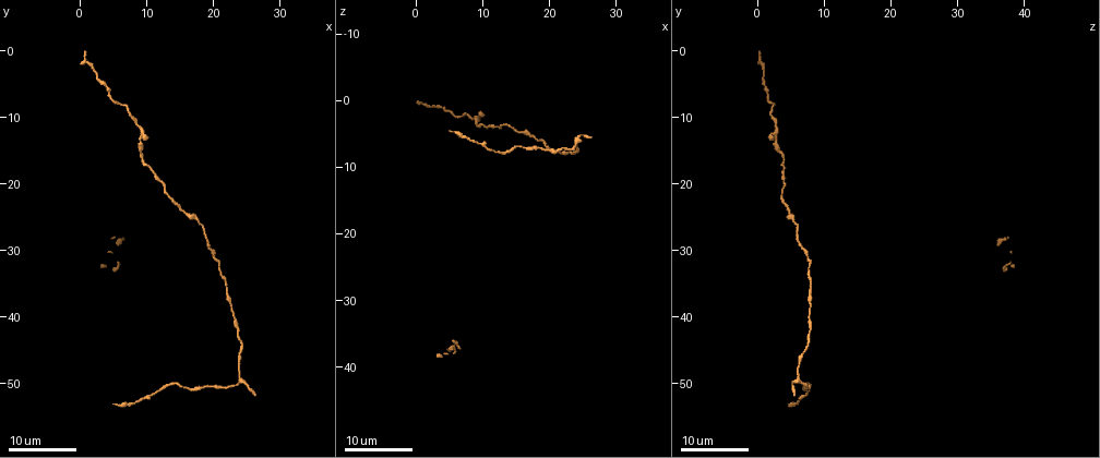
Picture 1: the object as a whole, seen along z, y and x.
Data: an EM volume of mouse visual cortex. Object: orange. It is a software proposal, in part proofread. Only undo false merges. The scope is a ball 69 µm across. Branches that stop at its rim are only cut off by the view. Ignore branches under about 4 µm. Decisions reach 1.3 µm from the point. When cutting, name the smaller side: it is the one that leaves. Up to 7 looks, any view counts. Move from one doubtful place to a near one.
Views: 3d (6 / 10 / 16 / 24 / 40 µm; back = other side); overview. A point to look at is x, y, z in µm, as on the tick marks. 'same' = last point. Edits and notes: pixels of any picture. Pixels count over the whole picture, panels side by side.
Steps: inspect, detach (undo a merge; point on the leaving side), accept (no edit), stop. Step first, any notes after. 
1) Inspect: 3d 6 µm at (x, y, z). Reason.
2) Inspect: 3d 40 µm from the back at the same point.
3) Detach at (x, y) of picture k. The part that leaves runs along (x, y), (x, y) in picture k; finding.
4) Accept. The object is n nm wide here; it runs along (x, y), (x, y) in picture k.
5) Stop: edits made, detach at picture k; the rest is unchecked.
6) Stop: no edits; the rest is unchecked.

Inspect: 3d 16 µm at (13.0, 20.5, 4.5). Thick turns thin.

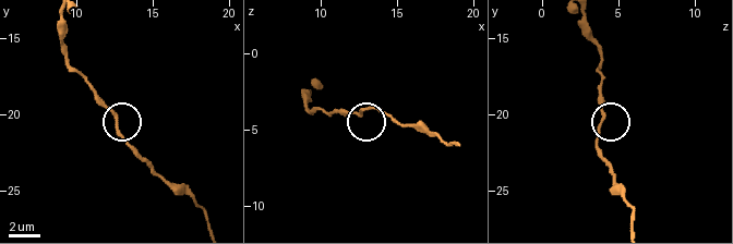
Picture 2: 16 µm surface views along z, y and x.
Inspect: 3d 10 µm at (12.6, 20.2, 4.0).

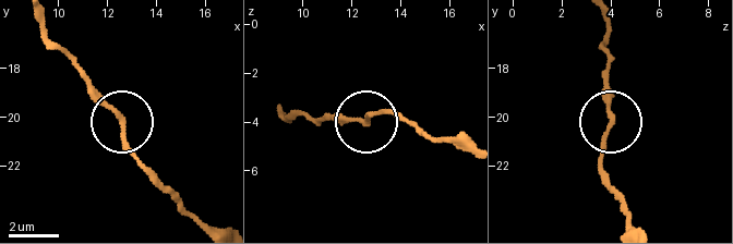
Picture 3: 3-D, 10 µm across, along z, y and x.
Accept. The object is 180 nm wide here; it runs along (455, 144), (386, 114), (313, 121) in picture 3; continuous, no second cell.

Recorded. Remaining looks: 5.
Inspect: 3d 16 µm at (9.0, 13.5, 2.5). A narrow waist.

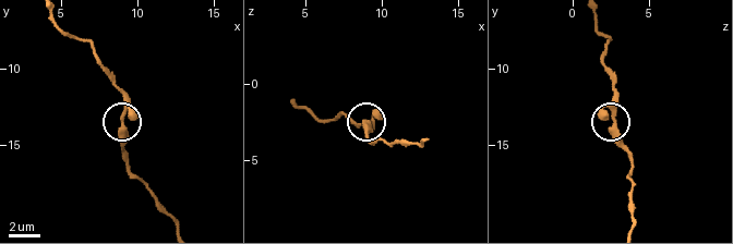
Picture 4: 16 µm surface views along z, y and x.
Inspect: 3d 6 µm at (9.0, 13.2, 2.6).

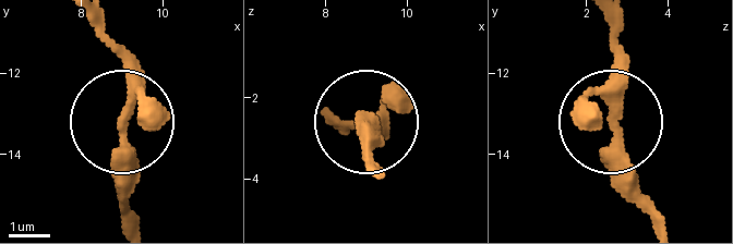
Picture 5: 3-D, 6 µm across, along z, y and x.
Accept. One cell here.

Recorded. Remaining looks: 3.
Inspect: 3d 16 µm at (24.0, 45.0, 7.0). Calibre changes.

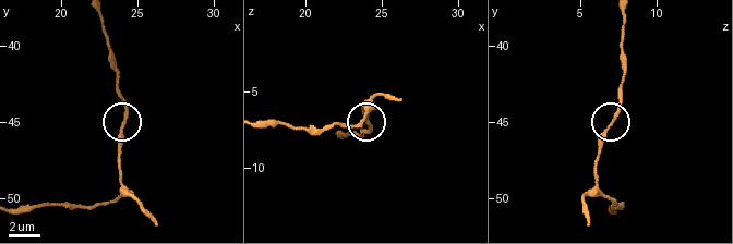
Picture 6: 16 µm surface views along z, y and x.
Inspect: 3d 6 µm at (24.4, 44.8, 7.2).

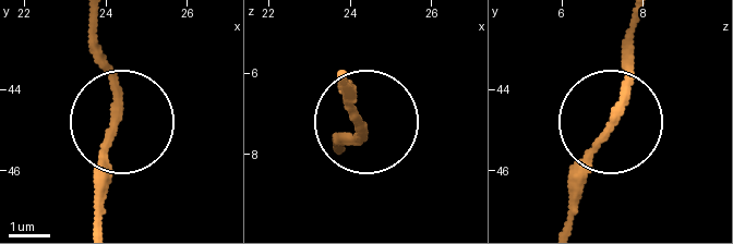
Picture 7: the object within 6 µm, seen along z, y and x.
Inspect: 3d 6 µm from the back at (24.20, 44.75, 7.25). From behind.

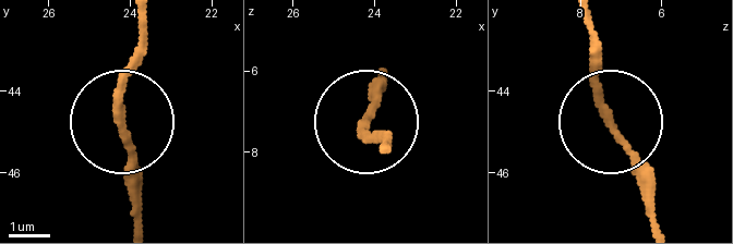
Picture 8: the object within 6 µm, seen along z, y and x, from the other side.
Accept. It runs along (143, 20), (122, 93), (132, 224) in picture 8; continuous, no second cell.

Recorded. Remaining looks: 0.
Stop: no edits; the rest is unchecked.

